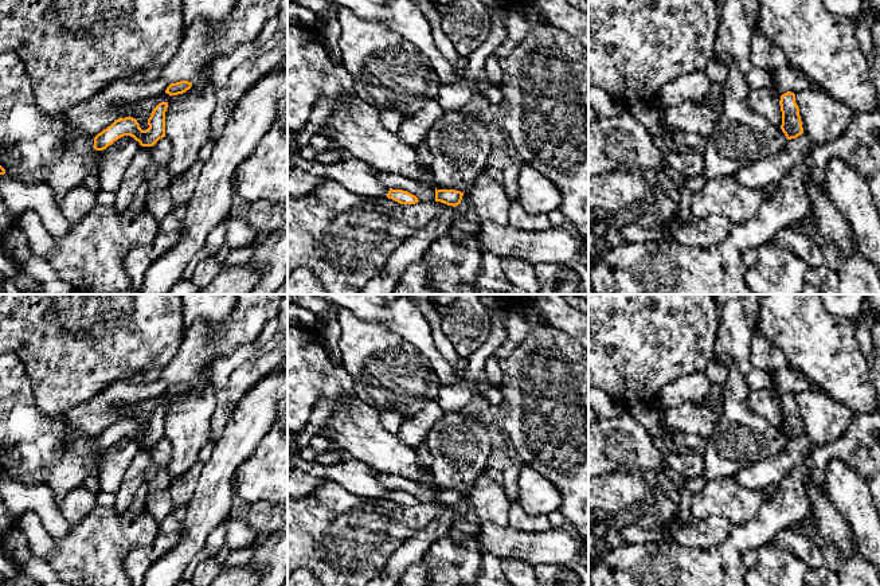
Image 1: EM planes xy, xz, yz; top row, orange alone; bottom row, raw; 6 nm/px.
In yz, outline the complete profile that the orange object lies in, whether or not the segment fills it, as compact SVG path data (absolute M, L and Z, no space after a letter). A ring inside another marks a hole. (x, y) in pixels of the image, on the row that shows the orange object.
M787 91L781 95L782 125L781 129L787 140L797 138L803 133L799 108L795 102L795 94Z

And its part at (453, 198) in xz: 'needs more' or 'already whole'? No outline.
already whole

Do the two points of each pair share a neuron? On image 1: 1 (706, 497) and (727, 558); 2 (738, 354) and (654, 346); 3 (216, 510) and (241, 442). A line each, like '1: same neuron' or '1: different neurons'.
1: different neurons
2: different neurons
3: same neuron

